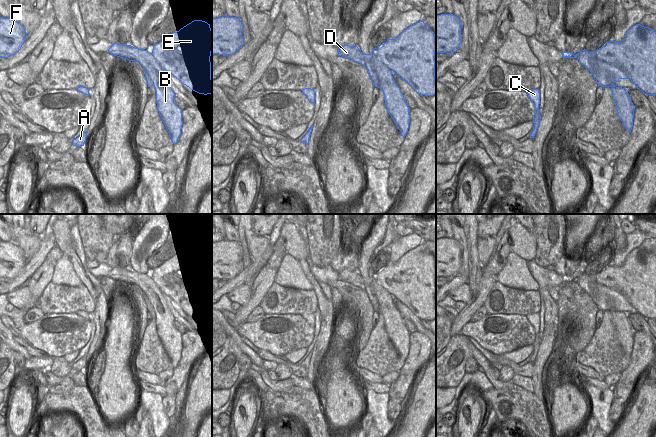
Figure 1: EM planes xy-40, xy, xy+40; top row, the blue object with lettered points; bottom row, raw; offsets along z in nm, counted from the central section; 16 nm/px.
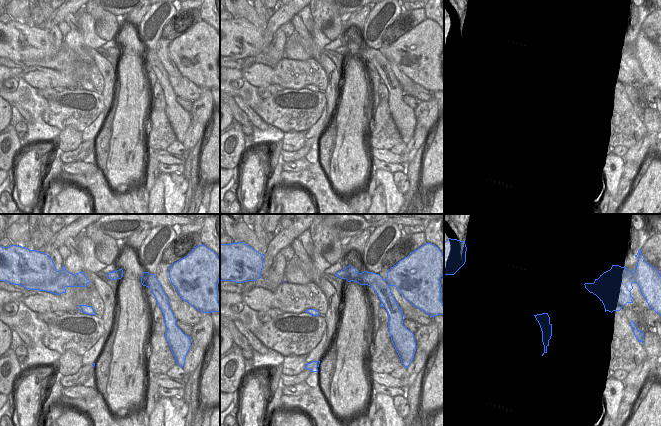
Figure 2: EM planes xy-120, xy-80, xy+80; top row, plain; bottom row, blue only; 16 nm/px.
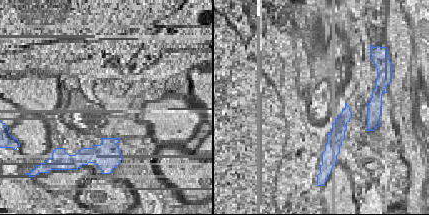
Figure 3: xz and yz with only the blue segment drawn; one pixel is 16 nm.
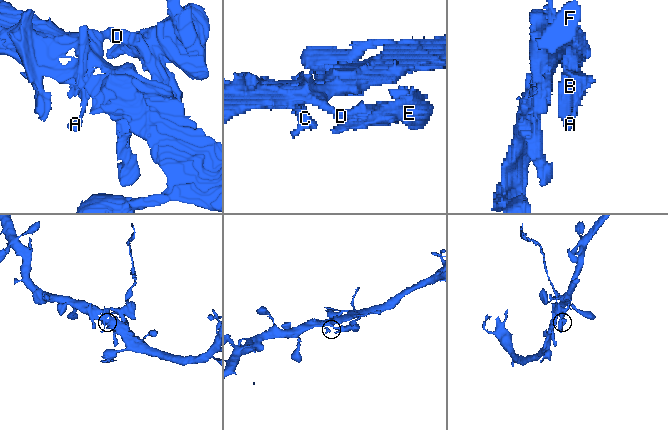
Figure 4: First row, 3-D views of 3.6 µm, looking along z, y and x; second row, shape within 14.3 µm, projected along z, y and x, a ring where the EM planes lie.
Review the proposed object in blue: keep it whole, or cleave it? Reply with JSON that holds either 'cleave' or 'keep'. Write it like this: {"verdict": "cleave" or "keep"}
{"verdict": "cleave"}

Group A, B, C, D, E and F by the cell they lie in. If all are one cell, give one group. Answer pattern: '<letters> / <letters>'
A B C D F / E

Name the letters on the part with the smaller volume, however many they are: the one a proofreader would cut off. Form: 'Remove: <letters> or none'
Remove: E

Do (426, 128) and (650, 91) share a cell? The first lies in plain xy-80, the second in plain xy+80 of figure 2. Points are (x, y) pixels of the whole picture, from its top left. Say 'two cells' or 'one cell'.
two cells

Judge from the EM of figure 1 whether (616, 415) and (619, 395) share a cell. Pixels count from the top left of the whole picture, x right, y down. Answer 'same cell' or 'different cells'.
same cell

